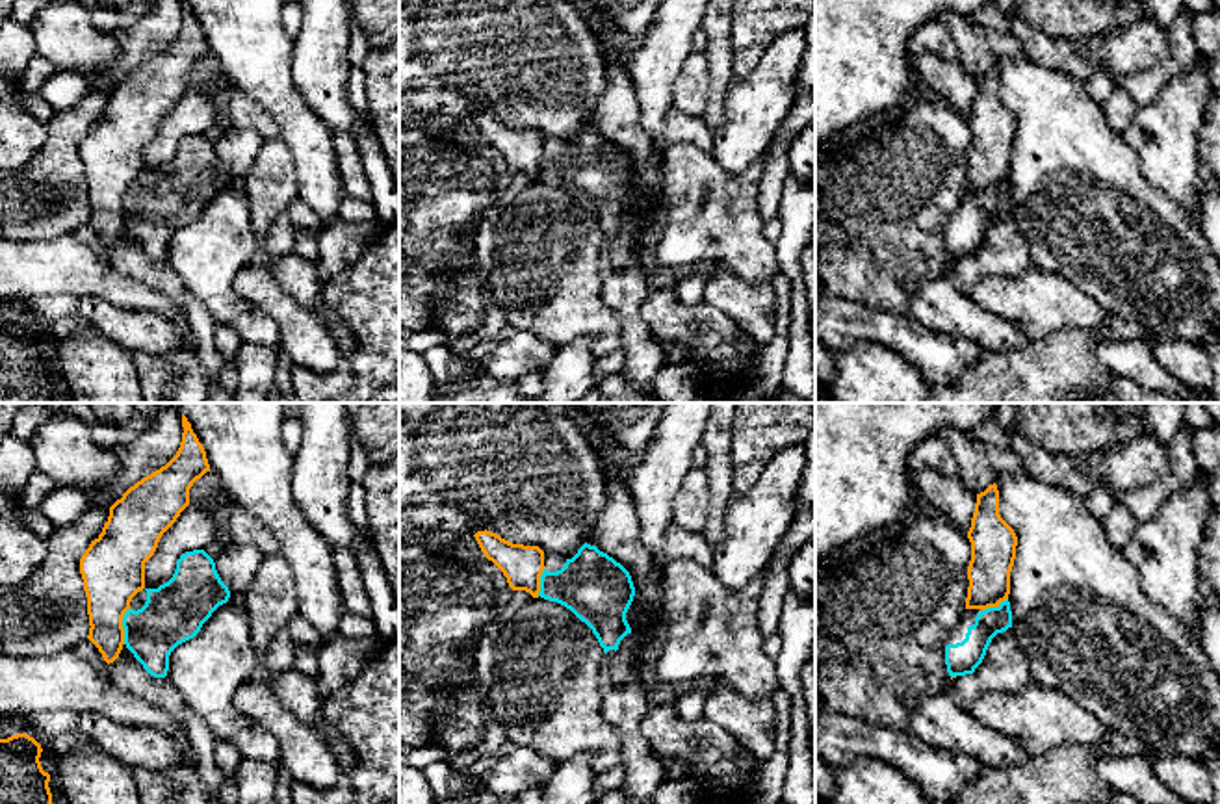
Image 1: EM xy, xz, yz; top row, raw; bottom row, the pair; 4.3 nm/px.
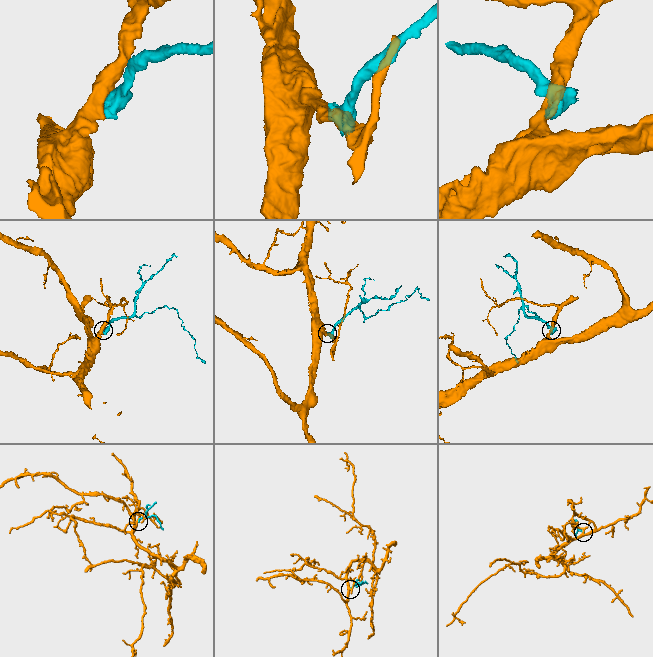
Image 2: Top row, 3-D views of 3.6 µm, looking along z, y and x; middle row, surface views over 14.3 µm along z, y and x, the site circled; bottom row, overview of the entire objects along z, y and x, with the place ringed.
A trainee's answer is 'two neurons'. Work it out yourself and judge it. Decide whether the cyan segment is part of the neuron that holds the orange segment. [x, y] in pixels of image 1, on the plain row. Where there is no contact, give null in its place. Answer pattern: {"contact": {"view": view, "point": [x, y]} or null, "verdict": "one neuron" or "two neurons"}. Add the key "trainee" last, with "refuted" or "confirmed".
{"contact": {"view": "xy", "point": [121, 210]}, "verdict": "two neurons", "trainee": "confirmed"}

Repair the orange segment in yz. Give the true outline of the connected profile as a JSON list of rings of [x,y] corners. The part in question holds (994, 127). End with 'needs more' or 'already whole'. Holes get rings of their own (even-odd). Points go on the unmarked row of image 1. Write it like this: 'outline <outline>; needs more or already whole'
outline [[[995,67],[977,78],[967,123],[971,126],[971,145],[967,150],[966,193],[999,191],[1010,178],[1018,121],[999,98]]]; already whole

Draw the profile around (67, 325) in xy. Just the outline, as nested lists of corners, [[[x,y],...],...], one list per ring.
[[[65,316],[59,318],[58,321],[50,323],[48,327],[45,327],[41,332],[46,336],[54,336],[56,340],[76,334],[80,331],[89,331],[93,329],[89,321],[84,321],[80,318]]]

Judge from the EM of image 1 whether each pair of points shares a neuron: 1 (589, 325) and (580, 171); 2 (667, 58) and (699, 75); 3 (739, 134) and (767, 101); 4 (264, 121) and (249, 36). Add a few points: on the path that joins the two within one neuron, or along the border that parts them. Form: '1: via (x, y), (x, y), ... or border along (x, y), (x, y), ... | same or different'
1: border along (545, 182), (569, 192), (591, 214), (606, 244) | different
2: border along (693, 51), (674, 82), (673, 106) | different
3: via (747, 127), (760, 108) | same
4: border along (229, 80), (262, 108), (277, 125), (279, 136) | different

